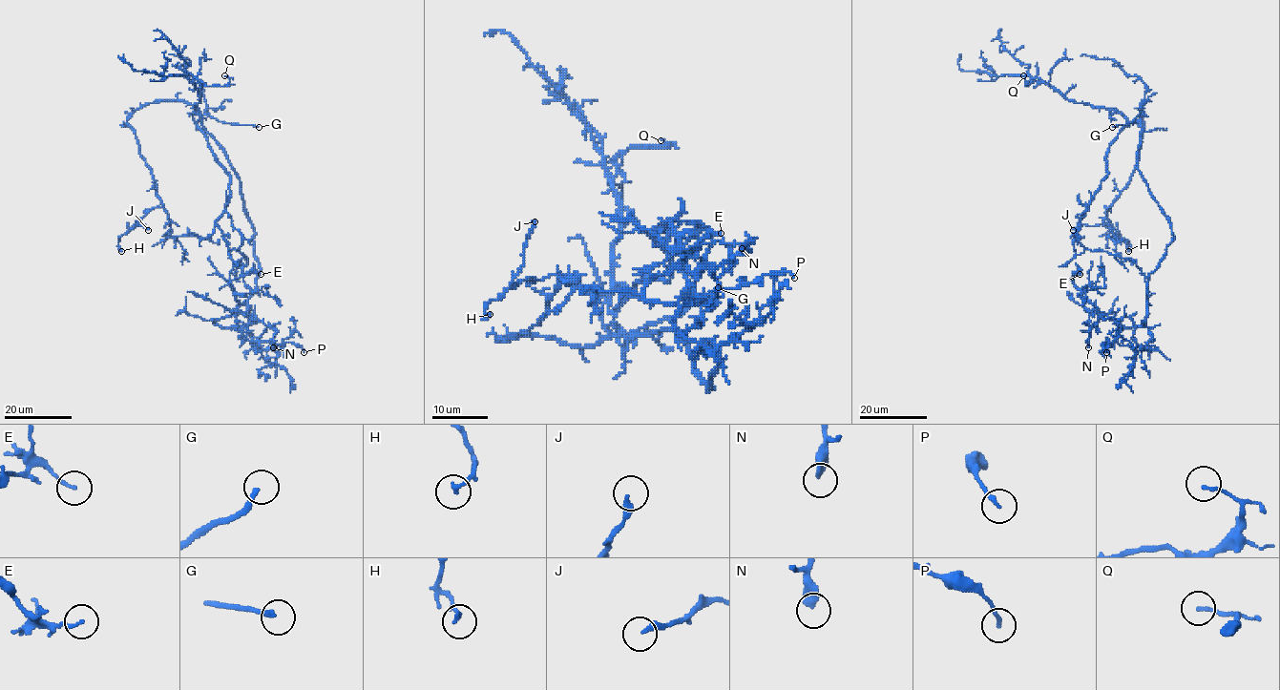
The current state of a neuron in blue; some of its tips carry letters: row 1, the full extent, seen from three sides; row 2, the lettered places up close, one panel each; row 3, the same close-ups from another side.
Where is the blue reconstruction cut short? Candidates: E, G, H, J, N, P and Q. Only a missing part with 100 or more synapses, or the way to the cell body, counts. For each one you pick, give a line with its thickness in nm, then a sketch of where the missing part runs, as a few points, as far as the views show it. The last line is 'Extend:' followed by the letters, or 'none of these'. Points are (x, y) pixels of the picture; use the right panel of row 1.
G: 220 nm | (1112, 127), (1107, 122), (1059, 104), (1017, 107), (1005, 121)
Extend: G

